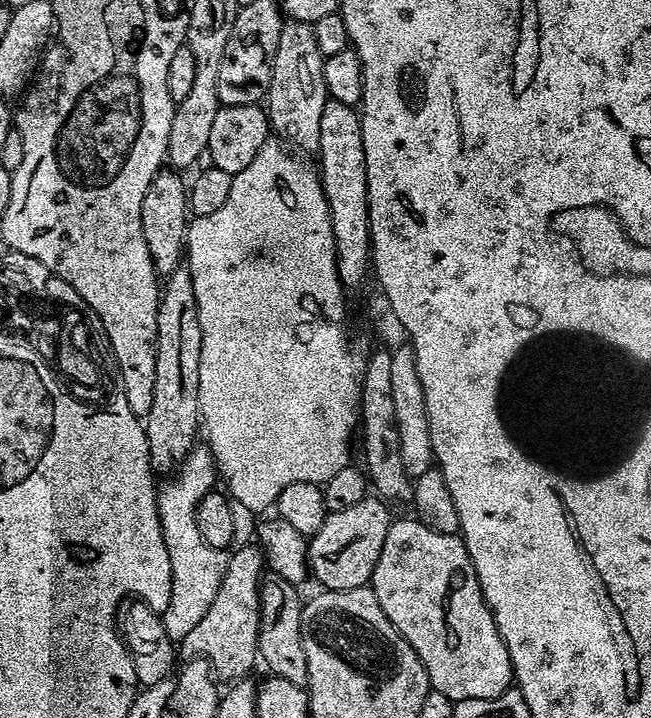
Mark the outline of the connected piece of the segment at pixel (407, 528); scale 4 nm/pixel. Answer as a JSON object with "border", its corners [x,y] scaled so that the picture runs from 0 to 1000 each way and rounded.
{"border":[[[642,721],[631,723],[604,723],[599,738],[593,744],[593,756],[587,760],[587,772],[581,772],[581,788],[575,788],[575,799],[571,801],[568,816],[575,822],[587,850],[599,861],[599,866],[607,875],[614,879],[614,886],[624,889],[624,894],[630,894],[630,900],[636,900],[642,916],[648,916],[648,928],[654,928],[654,939],[657,940],[662,962],[685,967],[685,972],[691,972],[696,978],[714,975],[716,972],[765,972],[765,967],[771,967],[779,958],[788,957],[786,922],[783,911],[777,905],[777,894],[771,894],[771,883],[765,883],[765,872],[759,866],[759,855],[740,827],[740,816],[734,811],[731,790],[719,770],[717,760],[713,758],[713,748],[702,742],[674,741],[661,733],[654,733]]]}

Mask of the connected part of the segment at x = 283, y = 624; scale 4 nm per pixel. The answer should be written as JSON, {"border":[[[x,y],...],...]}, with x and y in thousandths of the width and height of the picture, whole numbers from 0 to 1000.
{"border":[[[407,801],[399,811],[399,882],[393,907],[416,940],[439,944],[439,950],[467,955],[473,951],[470,905],[464,900],[462,820],[430,802]]]}

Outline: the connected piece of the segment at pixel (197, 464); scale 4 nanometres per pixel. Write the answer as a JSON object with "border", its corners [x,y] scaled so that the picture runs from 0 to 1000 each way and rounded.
{"border":[[[313,621],[296,623],[275,642],[267,662],[253,669],[258,670],[253,674],[250,670],[240,687],[240,703],[249,733],[249,749],[255,755],[255,772],[261,772],[264,815],[261,816],[261,833],[250,843],[249,857],[255,883],[266,894],[275,894],[286,889],[286,883],[292,883],[292,877],[298,877],[298,872],[304,872],[304,866],[310,866],[316,850],[323,850],[323,843],[335,829],[335,816],[341,816],[341,799],[347,799],[352,770],[346,765],[323,760],[323,755],[316,755],[316,749],[310,749],[310,742],[304,738],[304,721],[301,720],[304,699],[310,699],[310,694],[316,694],[316,688],[327,684],[335,674],[335,653],[324,628]]]}

